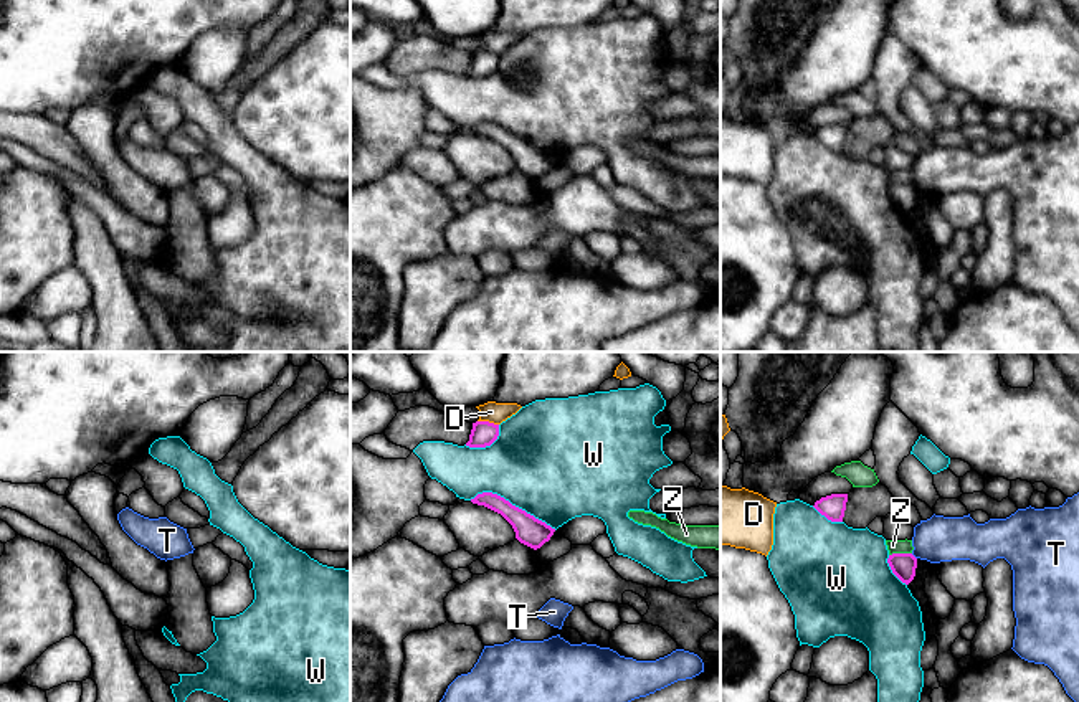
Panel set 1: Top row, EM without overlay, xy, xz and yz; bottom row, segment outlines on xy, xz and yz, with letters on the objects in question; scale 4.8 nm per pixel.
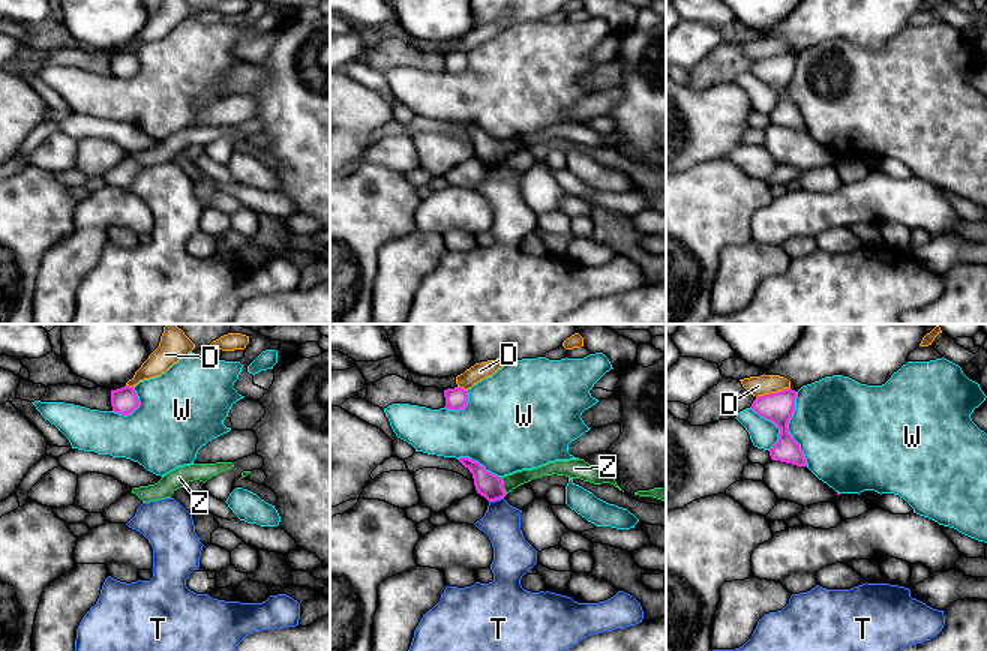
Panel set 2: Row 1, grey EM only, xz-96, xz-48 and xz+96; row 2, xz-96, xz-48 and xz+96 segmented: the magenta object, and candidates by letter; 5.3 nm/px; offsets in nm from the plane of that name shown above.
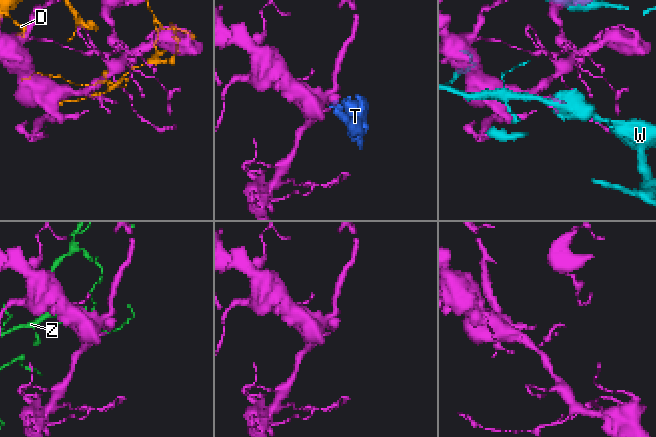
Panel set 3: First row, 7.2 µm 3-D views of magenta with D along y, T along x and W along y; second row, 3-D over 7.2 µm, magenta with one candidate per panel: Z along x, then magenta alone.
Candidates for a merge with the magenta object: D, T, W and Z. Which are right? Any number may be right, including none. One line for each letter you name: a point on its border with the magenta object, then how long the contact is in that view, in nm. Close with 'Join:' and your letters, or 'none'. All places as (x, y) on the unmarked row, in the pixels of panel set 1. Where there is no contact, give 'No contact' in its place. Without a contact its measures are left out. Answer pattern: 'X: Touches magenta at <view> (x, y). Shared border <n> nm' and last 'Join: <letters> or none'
Join: none

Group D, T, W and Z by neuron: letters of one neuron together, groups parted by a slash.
D / T / W / Z

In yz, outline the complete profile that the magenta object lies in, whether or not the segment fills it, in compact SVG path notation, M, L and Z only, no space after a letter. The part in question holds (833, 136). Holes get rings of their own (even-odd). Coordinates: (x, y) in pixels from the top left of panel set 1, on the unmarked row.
M831 124L815 132L815 139L831 152L843 152L848 124Z

